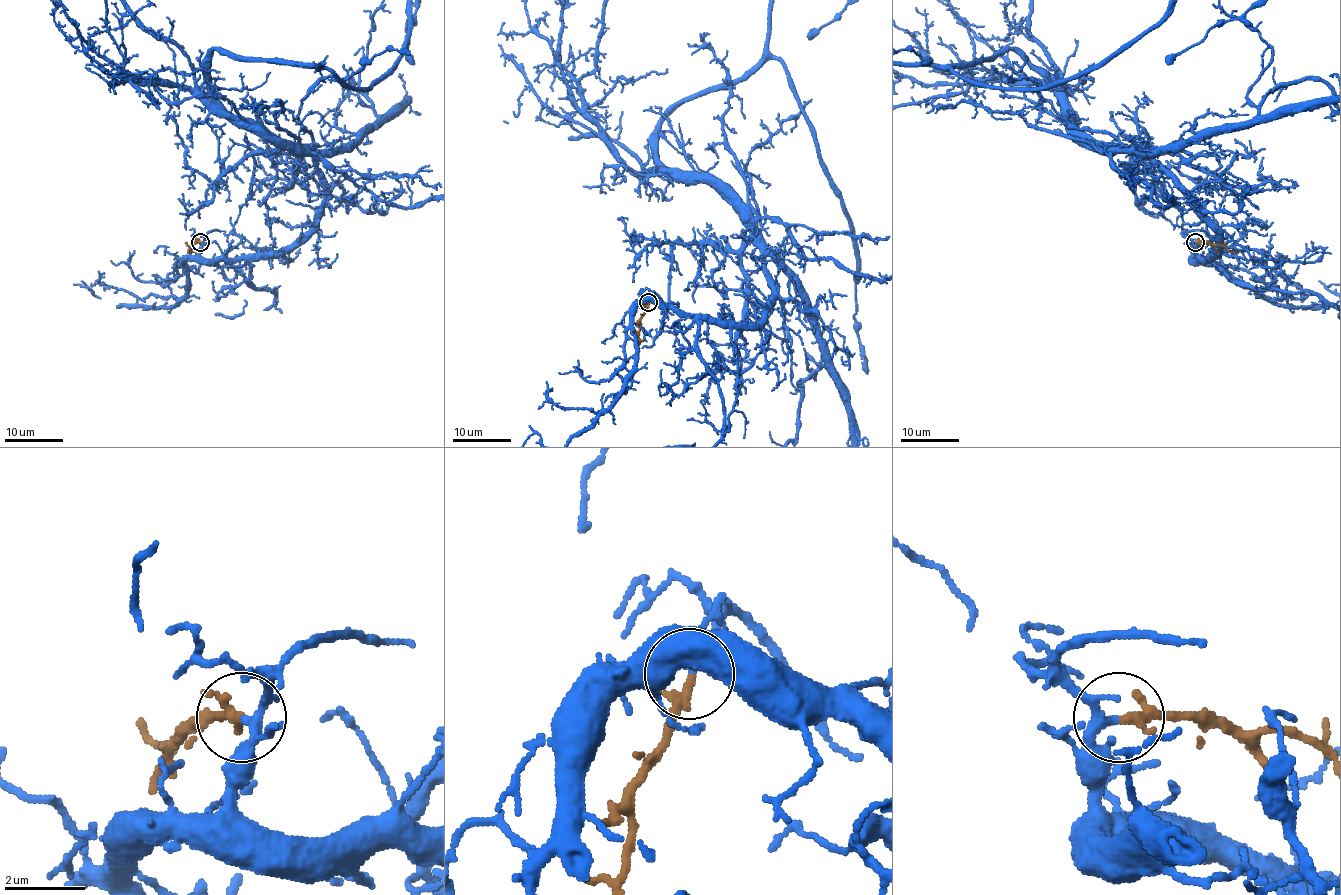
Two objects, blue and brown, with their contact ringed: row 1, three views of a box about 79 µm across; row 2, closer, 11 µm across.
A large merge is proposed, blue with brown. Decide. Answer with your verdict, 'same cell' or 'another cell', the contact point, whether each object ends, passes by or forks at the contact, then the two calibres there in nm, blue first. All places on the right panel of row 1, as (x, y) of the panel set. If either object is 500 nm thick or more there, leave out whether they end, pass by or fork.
same cell; place (1195, 242); blue forks; brown passes by; calibres 170 and 190 nm

